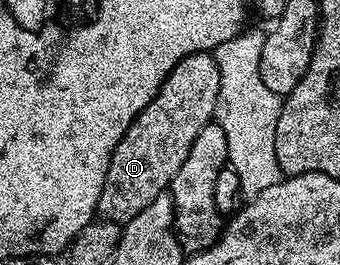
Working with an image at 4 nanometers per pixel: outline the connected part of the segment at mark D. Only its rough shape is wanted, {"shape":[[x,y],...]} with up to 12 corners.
{"shape":[[210,53],[172,67],[112,151],[99,218],[169,190],[215,120]]}

